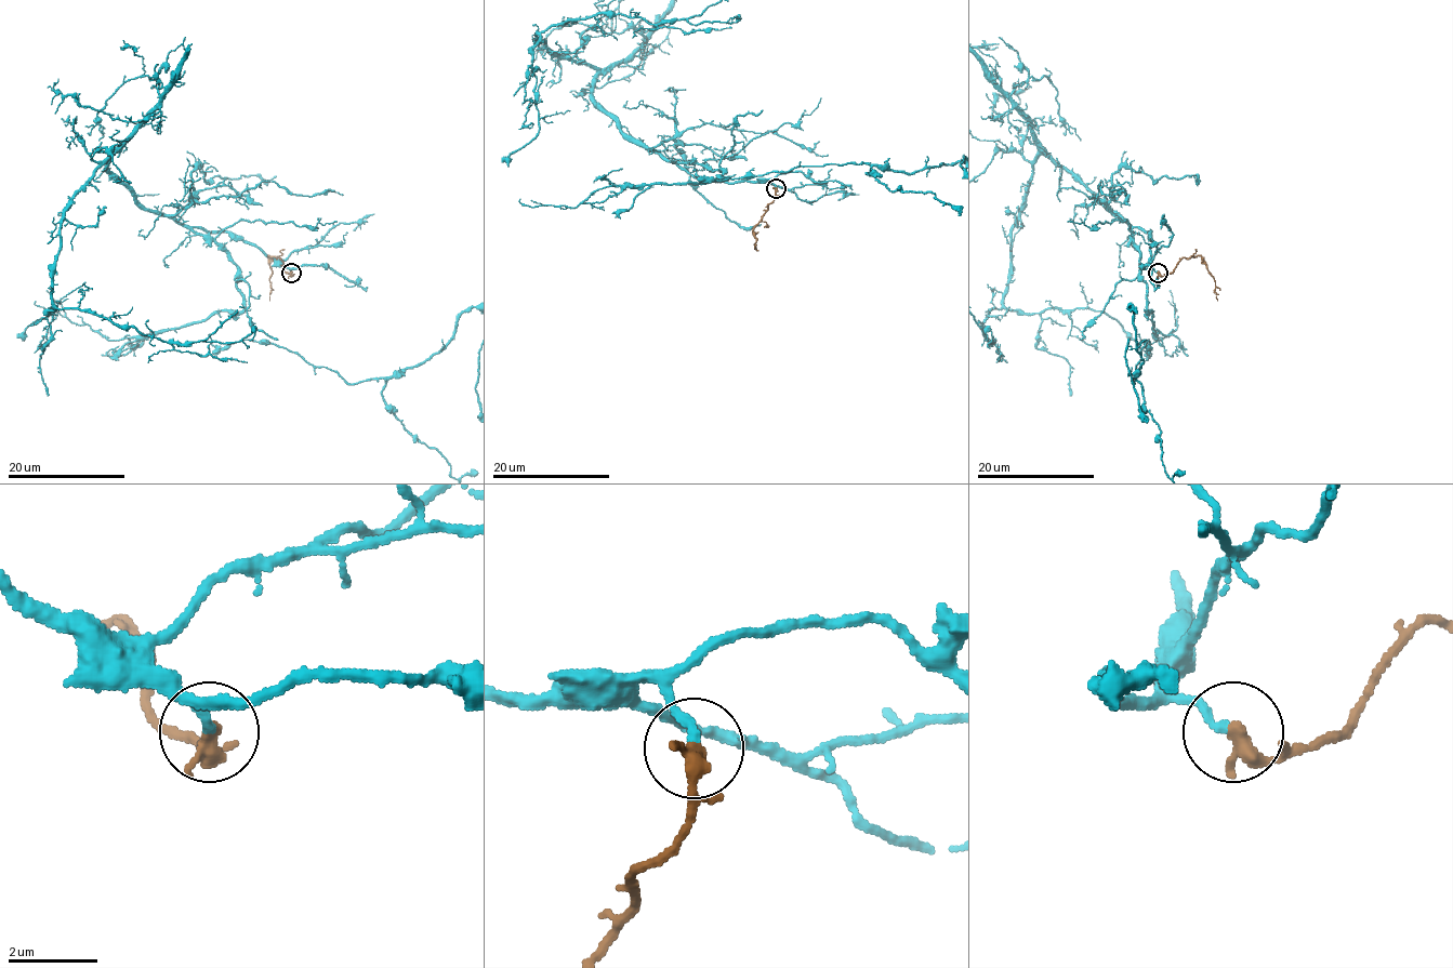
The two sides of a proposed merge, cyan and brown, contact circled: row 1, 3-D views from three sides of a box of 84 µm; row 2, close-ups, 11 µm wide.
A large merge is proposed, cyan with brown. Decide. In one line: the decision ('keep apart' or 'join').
join

